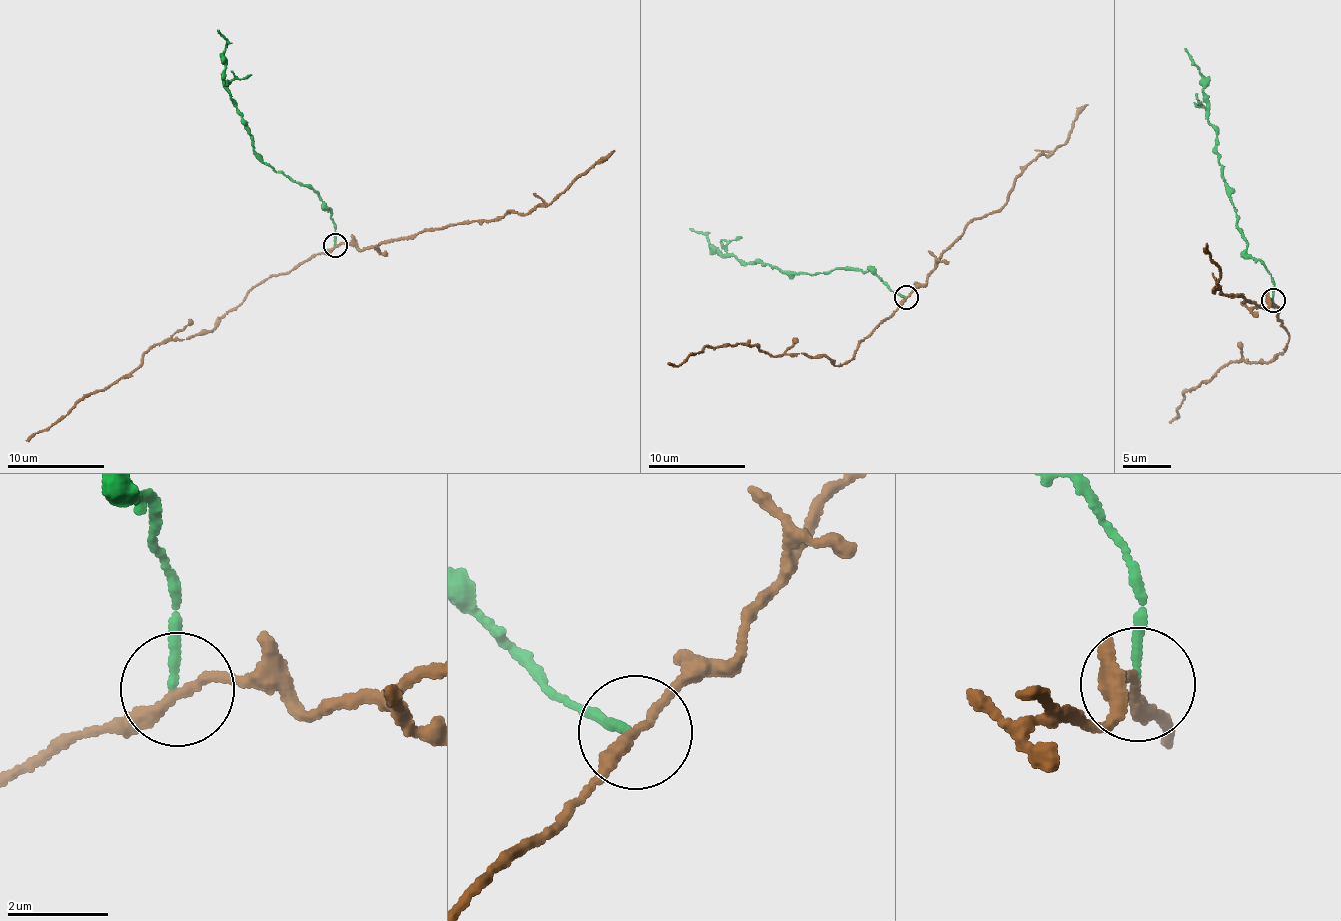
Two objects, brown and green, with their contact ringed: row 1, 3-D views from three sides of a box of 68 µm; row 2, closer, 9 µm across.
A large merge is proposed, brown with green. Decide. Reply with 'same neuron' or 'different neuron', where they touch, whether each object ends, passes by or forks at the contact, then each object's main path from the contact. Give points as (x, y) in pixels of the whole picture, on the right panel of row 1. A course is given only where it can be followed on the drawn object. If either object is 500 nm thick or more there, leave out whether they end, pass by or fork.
different neuron; place (1273, 300); brown passes by; green ends; course brown (1273, 300), (1289, 334), (1285, 348), (1264, 363), (1237, 360), (1187, 388), (1175, 409), (1180, 416), (1169, 421); course green (1273, 300), (1273, 278), (1246, 250), (1224, 183), (1217, 132), (1209, 121), (1200, 68), (1184, 48)

